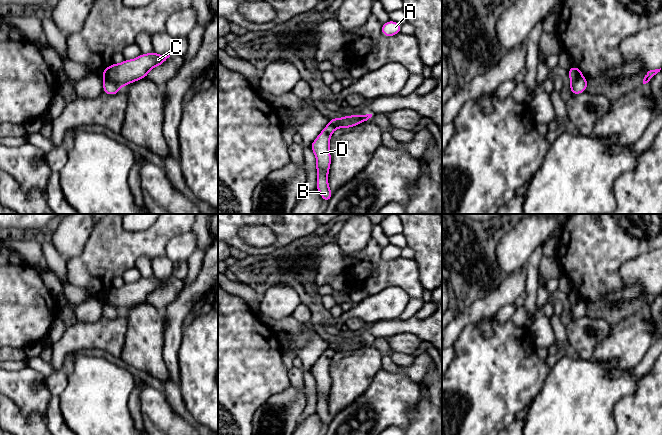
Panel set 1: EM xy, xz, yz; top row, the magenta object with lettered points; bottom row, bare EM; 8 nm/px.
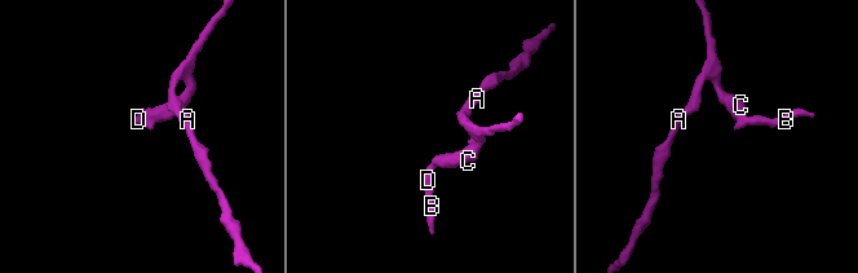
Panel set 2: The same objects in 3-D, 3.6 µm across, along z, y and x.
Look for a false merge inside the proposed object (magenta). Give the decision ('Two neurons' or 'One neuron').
Two neurons

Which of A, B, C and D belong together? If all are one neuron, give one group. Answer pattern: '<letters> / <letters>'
A C / B D

